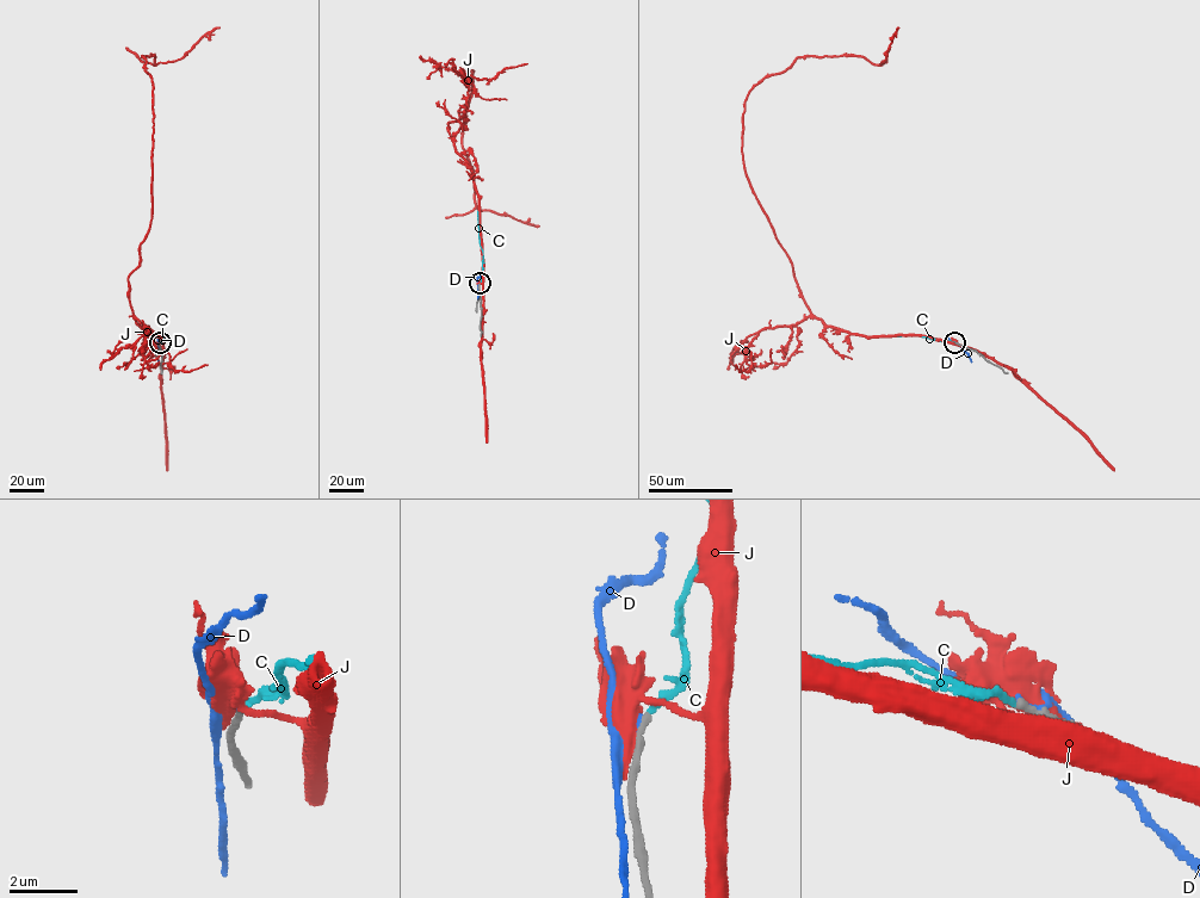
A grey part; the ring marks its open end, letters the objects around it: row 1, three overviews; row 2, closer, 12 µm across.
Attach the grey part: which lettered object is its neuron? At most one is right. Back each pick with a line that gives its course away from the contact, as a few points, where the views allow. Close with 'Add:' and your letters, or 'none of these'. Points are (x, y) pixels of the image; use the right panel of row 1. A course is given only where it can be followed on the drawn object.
C: it runs (956, 342), (917, 335), (883, 336)
Add: C

